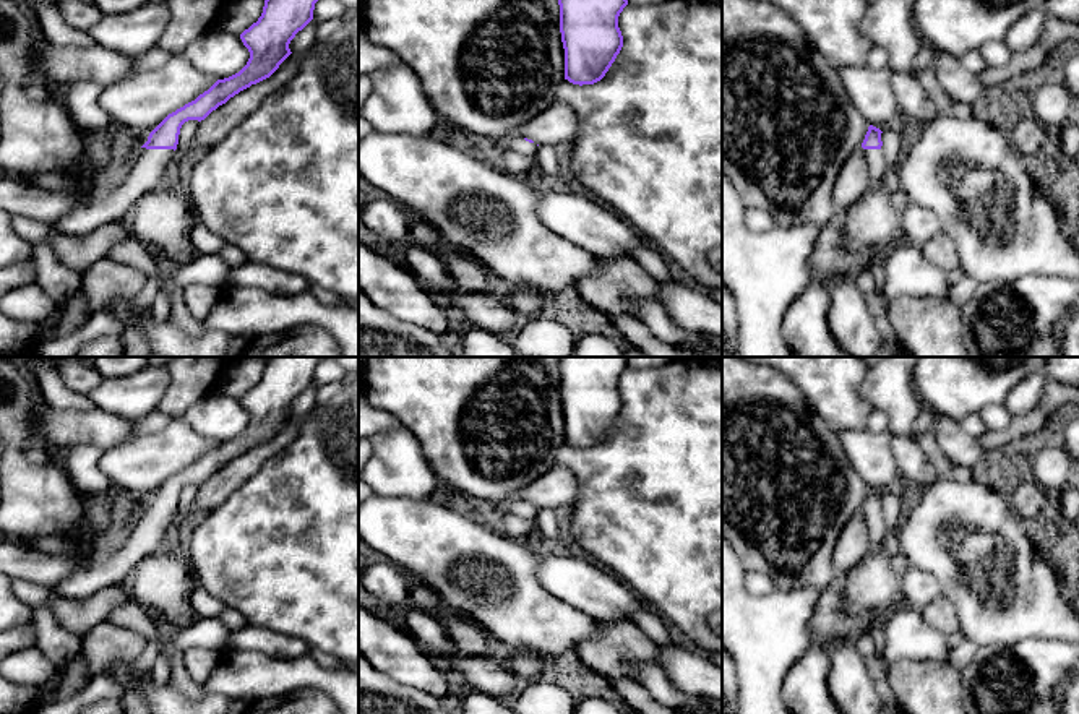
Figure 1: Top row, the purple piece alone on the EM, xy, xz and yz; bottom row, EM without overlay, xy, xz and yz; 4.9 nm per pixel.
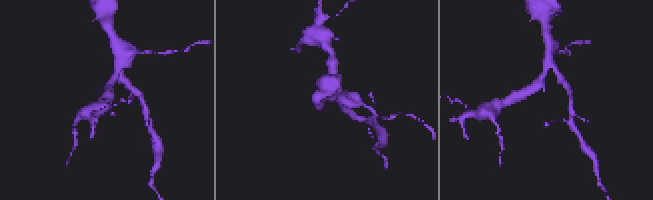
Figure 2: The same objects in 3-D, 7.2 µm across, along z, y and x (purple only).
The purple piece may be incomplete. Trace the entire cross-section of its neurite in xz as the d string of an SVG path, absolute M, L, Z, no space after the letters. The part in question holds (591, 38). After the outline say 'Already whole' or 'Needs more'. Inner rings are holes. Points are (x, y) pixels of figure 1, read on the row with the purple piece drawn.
M558 0L560 32L565 49L565 80L573 84L600 81L623 47L618 16L628 0Z. Already whole

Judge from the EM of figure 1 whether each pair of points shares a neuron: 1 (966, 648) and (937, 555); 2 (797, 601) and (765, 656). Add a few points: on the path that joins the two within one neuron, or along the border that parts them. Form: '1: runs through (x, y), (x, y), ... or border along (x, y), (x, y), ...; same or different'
1: border along (964, 636), (977, 648); different
2: runs through (787, 614), (765, 638), (765, 643); same

